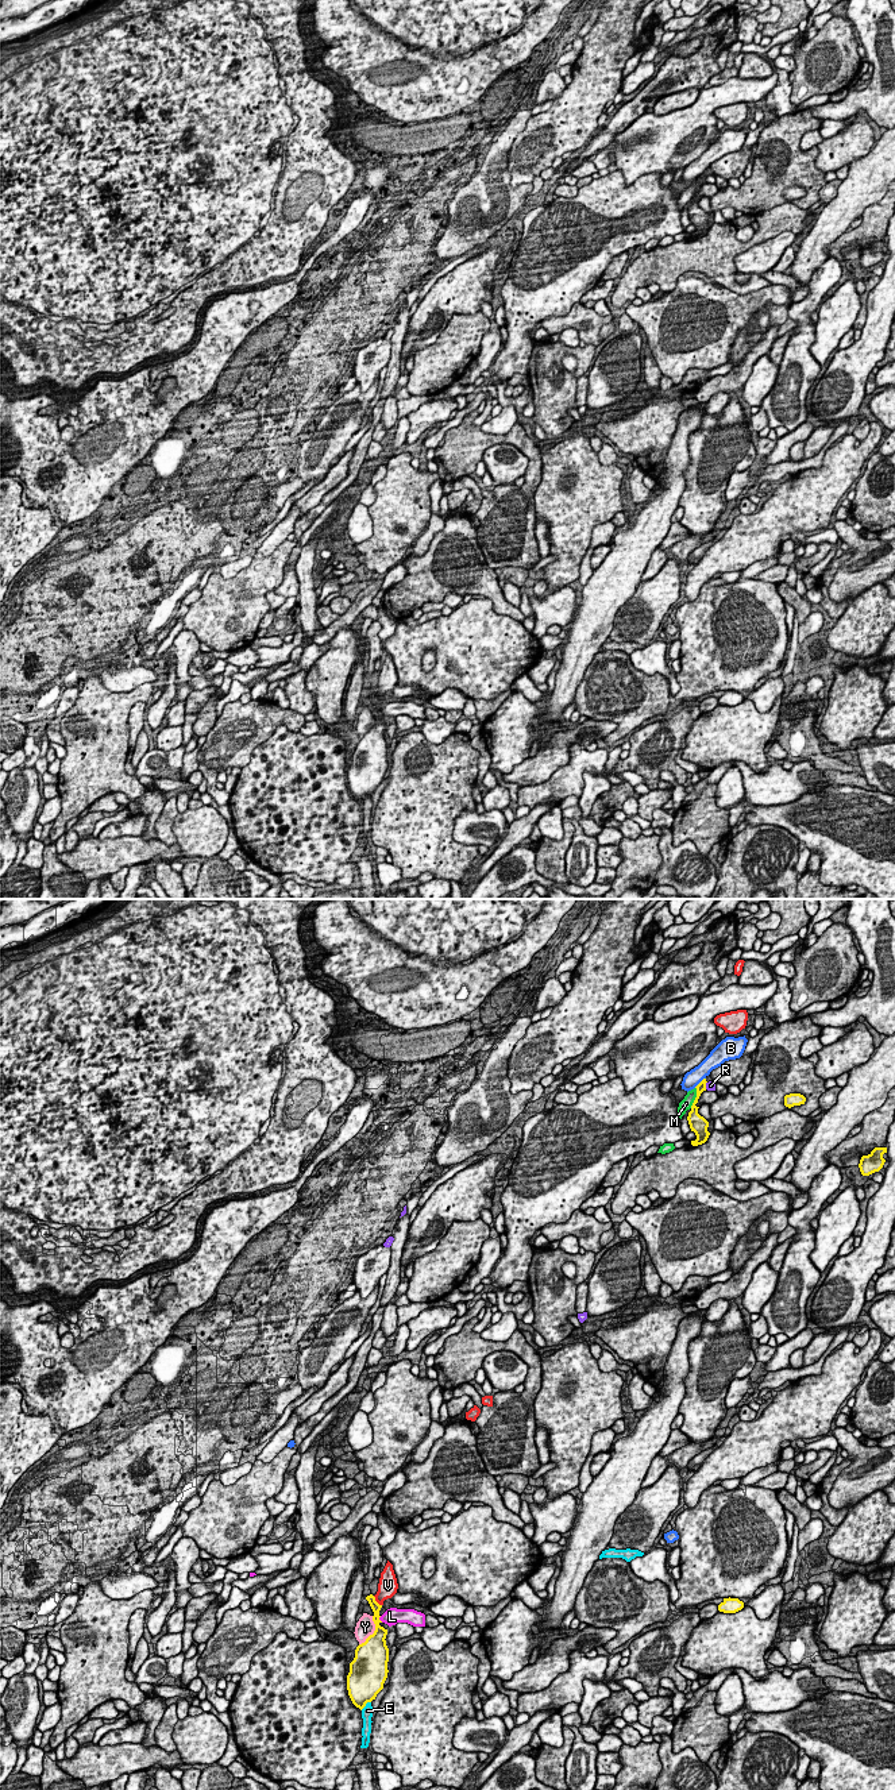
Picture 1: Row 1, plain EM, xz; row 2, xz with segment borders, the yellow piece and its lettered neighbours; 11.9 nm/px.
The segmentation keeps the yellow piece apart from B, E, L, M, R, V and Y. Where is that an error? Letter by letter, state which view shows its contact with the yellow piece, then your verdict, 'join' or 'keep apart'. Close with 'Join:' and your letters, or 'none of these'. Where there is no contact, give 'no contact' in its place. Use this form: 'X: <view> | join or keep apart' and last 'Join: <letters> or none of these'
B: xz | keep apart
E: xz | keep apart
L: xz | keep apart
M: xz | keep apart
R: xz | keep apart
V: xz | keep apart
Y: xz | keep apart
Join: none of these

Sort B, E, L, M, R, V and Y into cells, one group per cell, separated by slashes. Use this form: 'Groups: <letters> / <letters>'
Groups: B / E / L / M / R / V / Y

